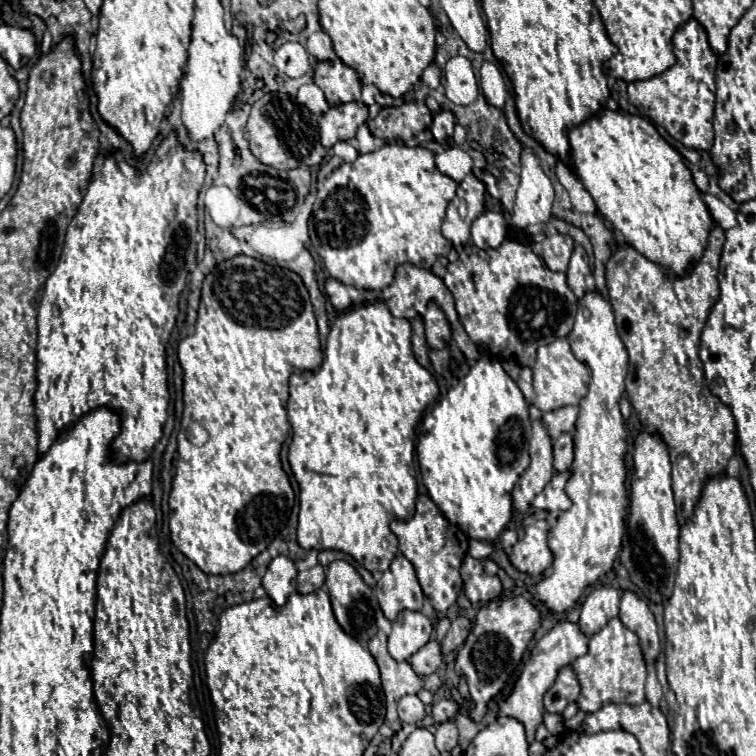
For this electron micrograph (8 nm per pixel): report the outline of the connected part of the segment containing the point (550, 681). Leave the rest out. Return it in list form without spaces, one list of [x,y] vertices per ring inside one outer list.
[[[567,620],[559,622],[555,628],[551,628],[531,650],[529,660],[523,666],[521,676],[515,680],[511,694],[499,704],[499,716],[513,716],[519,722],[525,724],[527,730],[527,740],[533,742],[535,740],[535,730],[537,726],[543,722],[543,696],[545,692],[555,684],[557,680],[557,672],[563,666],[569,666],[573,660],[577,660],[579,656],[583,656],[587,652],[587,636],[579,630],[577,624],[571,624]]]

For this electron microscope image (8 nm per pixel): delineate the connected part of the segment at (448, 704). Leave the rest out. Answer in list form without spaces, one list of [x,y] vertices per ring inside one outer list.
[[[441,698],[437,704],[433,704],[435,722],[447,722],[447,720],[455,718],[457,712],[459,712],[459,704],[451,698]]]

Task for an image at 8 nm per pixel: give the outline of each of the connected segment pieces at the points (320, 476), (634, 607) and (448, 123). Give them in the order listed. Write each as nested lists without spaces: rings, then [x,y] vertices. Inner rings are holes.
[[[373,302],[369,306],[355,306],[345,310],[337,316],[325,344],[325,358],[323,364],[315,372],[301,372],[293,374],[289,380],[289,400],[287,400],[287,418],[291,424],[291,444],[287,452],[287,460],[291,466],[291,472],[299,484],[299,526],[297,526],[297,542],[303,550],[339,550],[355,558],[357,564],[361,564],[365,570],[373,572],[385,572],[389,568],[391,560],[397,554],[397,536],[389,530],[389,522],[393,518],[397,520],[411,520],[415,512],[415,500],[417,500],[417,480],[415,480],[415,428],[423,416],[423,412],[437,402],[439,388],[433,380],[431,372],[417,364],[413,352],[411,352],[411,324],[405,318],[395,318],[385,302]]]
[[[623,592],[621,596],[621,622],[639,636],[645,662],[651,666],[655,664],[661,644],[659,644],[659,632],[653,614],[649,612],[647,604],[635,596],[635,592]]]
[[[441,110],[439,114],[433,116],[433,124],[431,124],[433,138],[439,144],[449,142],[449,138],[453,136],[453,126],[455,126],[455,116],[449,110]]]

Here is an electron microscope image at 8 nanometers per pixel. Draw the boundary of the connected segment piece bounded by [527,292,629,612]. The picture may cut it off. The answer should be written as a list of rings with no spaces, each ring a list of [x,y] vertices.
[[[587,292],[579,300],[575,326],[567,340],[573,356],[589,366],[591,382],[587,396],[579,402],[579,418],[573,434],[575,458],[569,468],[569,484],[565,486],[573,504],[559,514],[557,524],[549,530],[549,548],[555,554],[551,576],[545,576],[541,582],[527,588],[549,612],[565,612],[573,608],[585,588],[613,568],[626,533],[625,517],[629,506],[625,488],[627,432],[619,412],[619,400],[625,394],[627,350],[617,334],[613,310],[599,292]]]

